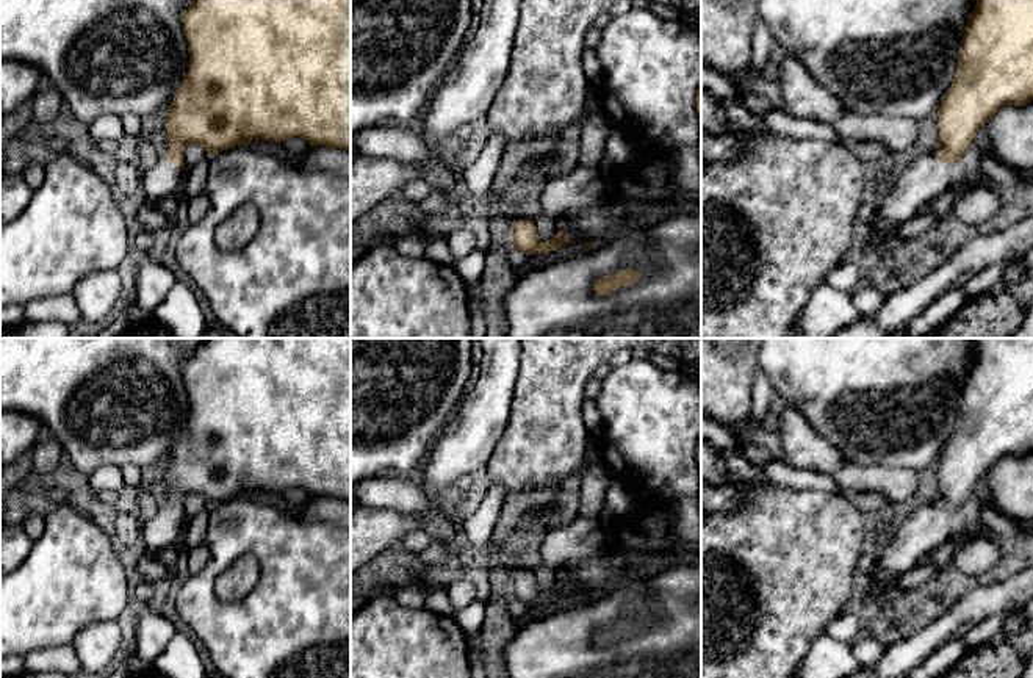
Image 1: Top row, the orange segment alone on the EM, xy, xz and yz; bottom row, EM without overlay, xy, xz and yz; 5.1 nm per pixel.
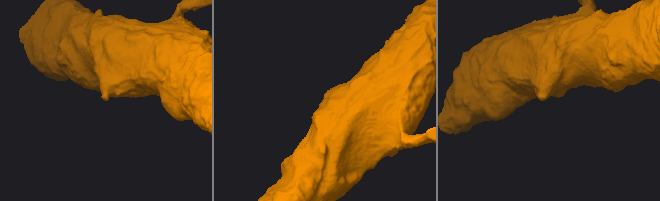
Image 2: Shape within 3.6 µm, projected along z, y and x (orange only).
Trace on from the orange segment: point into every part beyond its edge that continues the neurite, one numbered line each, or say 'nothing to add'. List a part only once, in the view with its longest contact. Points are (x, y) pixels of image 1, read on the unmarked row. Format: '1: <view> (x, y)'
1: yz (925, 528)

